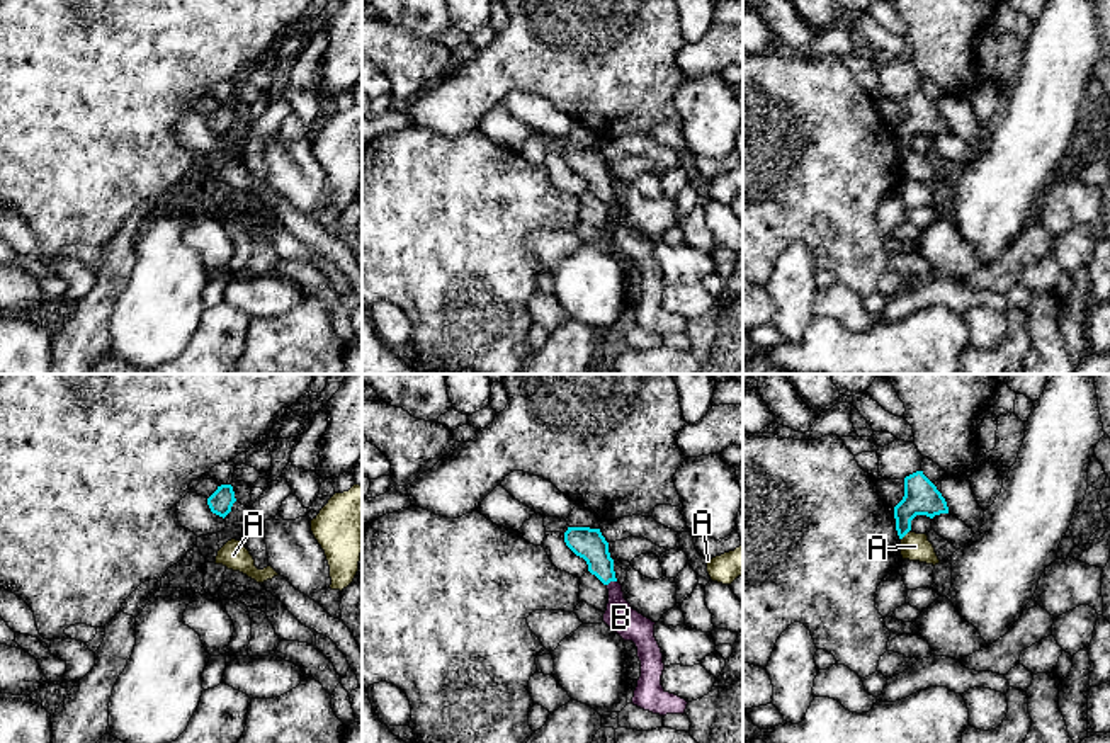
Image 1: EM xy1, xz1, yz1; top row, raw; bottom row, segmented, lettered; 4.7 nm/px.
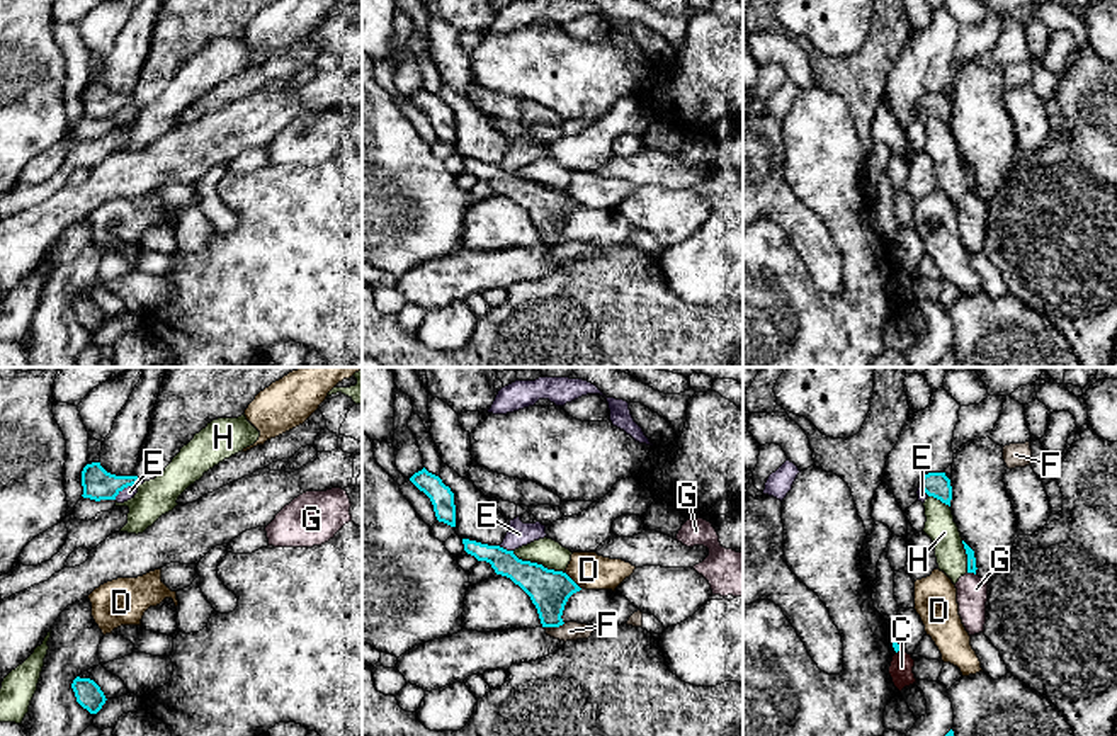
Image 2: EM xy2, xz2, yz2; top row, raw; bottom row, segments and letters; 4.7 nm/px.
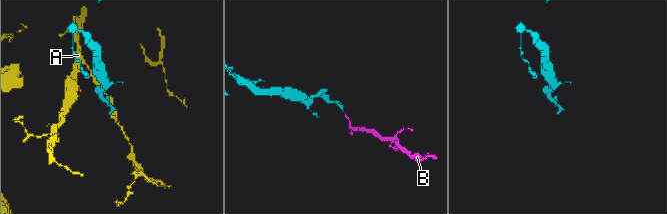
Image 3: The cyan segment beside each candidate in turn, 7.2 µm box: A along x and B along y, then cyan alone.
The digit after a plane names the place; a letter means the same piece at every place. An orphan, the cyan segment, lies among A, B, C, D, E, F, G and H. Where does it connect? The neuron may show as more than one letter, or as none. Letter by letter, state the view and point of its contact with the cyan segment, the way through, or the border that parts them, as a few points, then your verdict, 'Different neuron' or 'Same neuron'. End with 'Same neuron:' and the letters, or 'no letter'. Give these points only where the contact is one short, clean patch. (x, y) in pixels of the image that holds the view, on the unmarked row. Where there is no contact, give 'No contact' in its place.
A: Touches cyan at yz1 (906, 152). Boundary: yz1 (910, 148), (901, 158). Different neuron
B: Touches cyan at xz1 (611, 199). Path across: xz1 (587, 162), (595, 170), (611, 199), (621, 237). Same neuron
C: No contact. Different neuron
D: Touches cyan at xz2 (573, 201). Different neuron
E: Touches cyan at xy2 (126, 106). Boundary: xy2 (138, 97), (114, 118). Different neuron
F: Touches cyan at xz2 (555, 245). Boundary: xz2 (565, 242), (544, 247). Different neuron
G: Touches cyan at yz2 (971, 191). Different neuron
H: Touches cyan at xz2 (539, 184). Boundary: xz2 (512, 170), (522, 179), (565, 192). Different neuron
Same neuron: B

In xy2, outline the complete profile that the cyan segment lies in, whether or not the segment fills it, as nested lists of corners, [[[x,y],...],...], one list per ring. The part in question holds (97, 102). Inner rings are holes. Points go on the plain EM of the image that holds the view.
[[[100,82],[87,83],[82,90],[83,117],[95,121],[116,119],[128,105],[138,102],[138,95],[116,95],[107,92]]]

